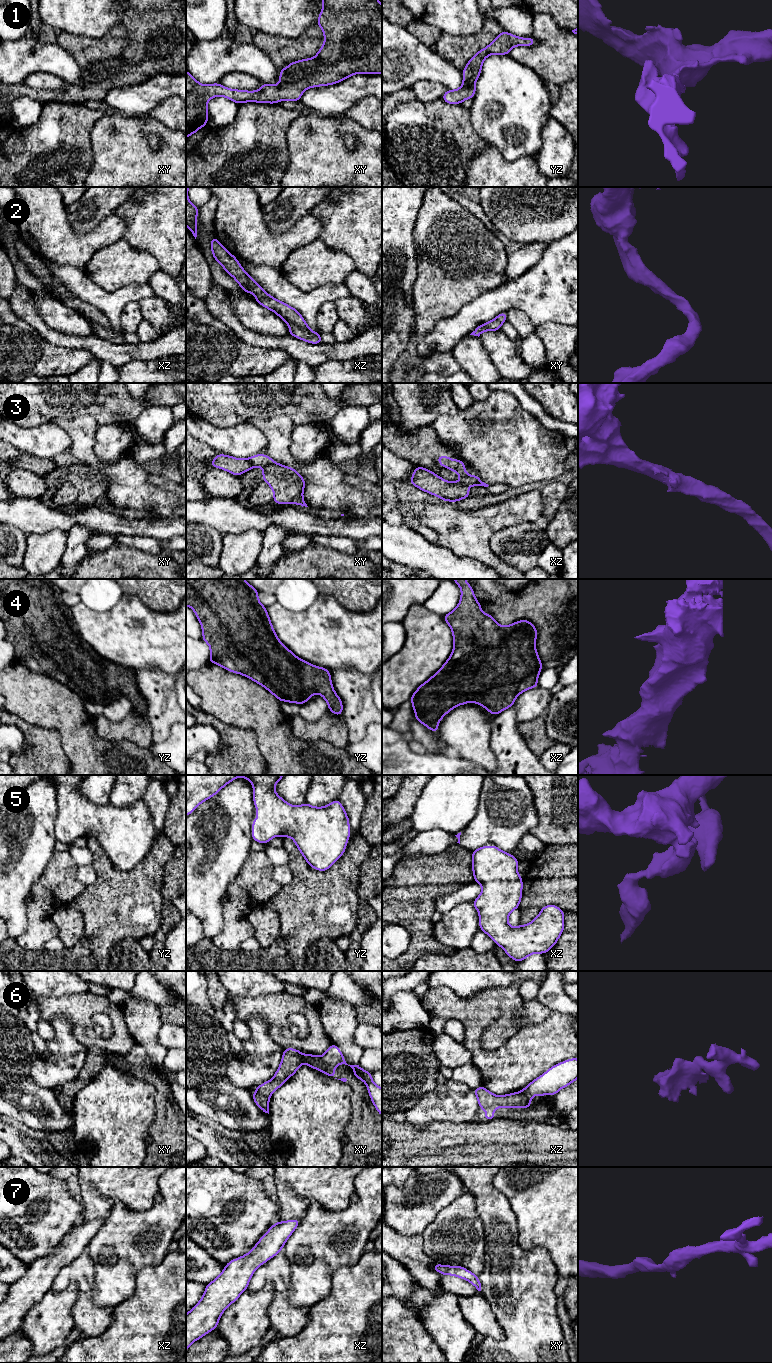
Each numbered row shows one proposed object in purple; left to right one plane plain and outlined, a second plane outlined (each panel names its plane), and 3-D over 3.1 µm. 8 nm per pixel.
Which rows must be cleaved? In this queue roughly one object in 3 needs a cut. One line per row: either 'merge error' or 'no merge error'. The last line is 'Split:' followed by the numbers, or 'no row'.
1: no merge error
2: no merge error
3: merge error
4: no merge error
5: no merge error
6: merge error
7: no merge error
Split: 3, 6

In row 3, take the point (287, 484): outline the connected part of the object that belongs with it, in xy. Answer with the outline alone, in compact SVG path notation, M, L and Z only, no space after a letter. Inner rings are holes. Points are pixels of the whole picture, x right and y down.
M279 463L260 466L263 468L263 481L273 490L275 504L297 504L308 507L303 499L305 480L294 469Z

